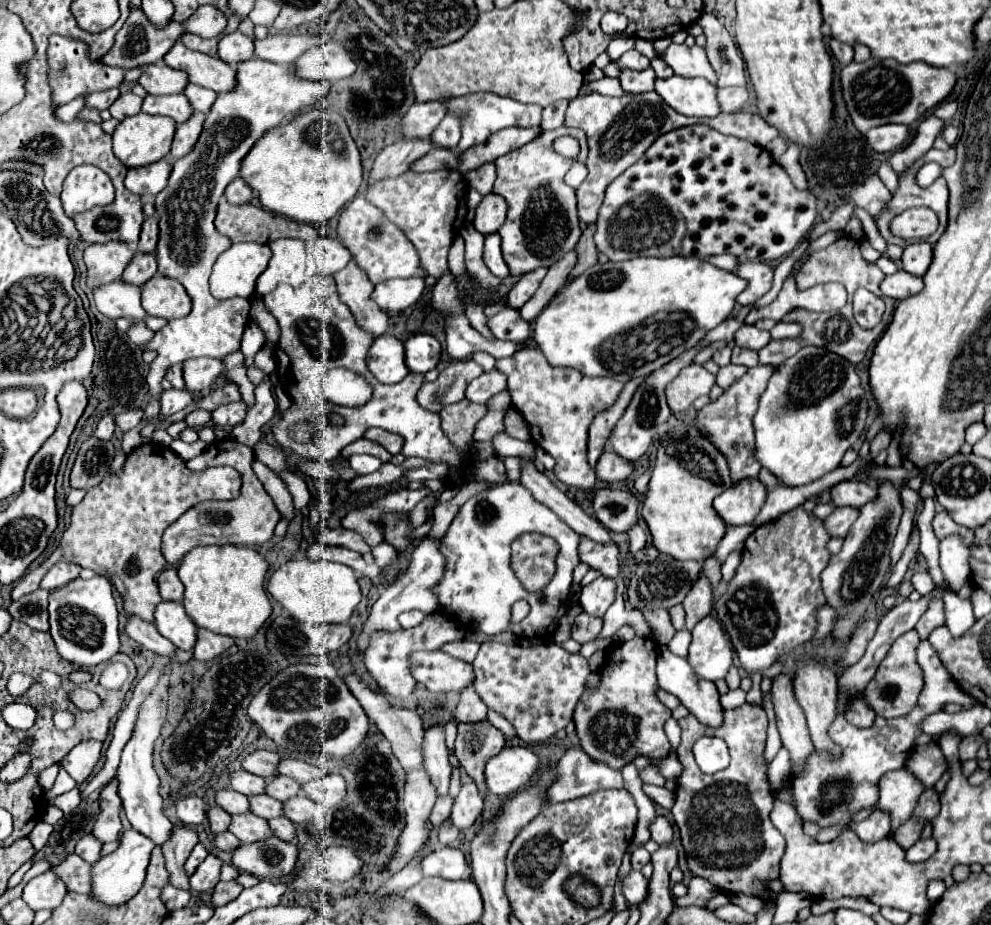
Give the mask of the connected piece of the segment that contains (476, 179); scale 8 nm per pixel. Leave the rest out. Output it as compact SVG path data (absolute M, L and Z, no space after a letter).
M484 164L468 173L466 179L469 187L476 188L482 196L488 196L492 192L492 184L494 184L494 178L496 178L494 164Z

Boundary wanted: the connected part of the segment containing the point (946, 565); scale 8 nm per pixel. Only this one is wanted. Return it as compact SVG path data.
M950 534L940 540L940 570L948 584L952 584L954 592L958 592L968 582L970 572L970 550L964 544L960 534Z

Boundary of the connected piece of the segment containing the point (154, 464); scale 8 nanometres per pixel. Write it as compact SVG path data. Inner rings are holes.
M144 444L128 454L122 470L116 476L106 476L98 486L90 488L84 500L74 506L70 528L64 532L58 550L48 562L22 576L12 600L22 598L38 588L42 576L54 562L74 562L104 574L124 598L124 610L142 620L154 620L154 608L162 602L156 586L156 576L166 566L160 550L160 538L166 526L180 518L190 506L202 500L232 500L240 494L240 474L234 468L206 468L192 472L184 460L166 446ZM82 518L82 520L80 520Z

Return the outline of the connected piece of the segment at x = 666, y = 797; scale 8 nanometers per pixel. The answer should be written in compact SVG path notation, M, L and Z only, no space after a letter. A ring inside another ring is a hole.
M644 784L644 792L646 792L646 796L648 796L652 802L660 804L660 806L666 808L666 810L670 810L672 804L674 804L674 792L670 792L670 790L666 790L666 788L658 788L658 786Z

